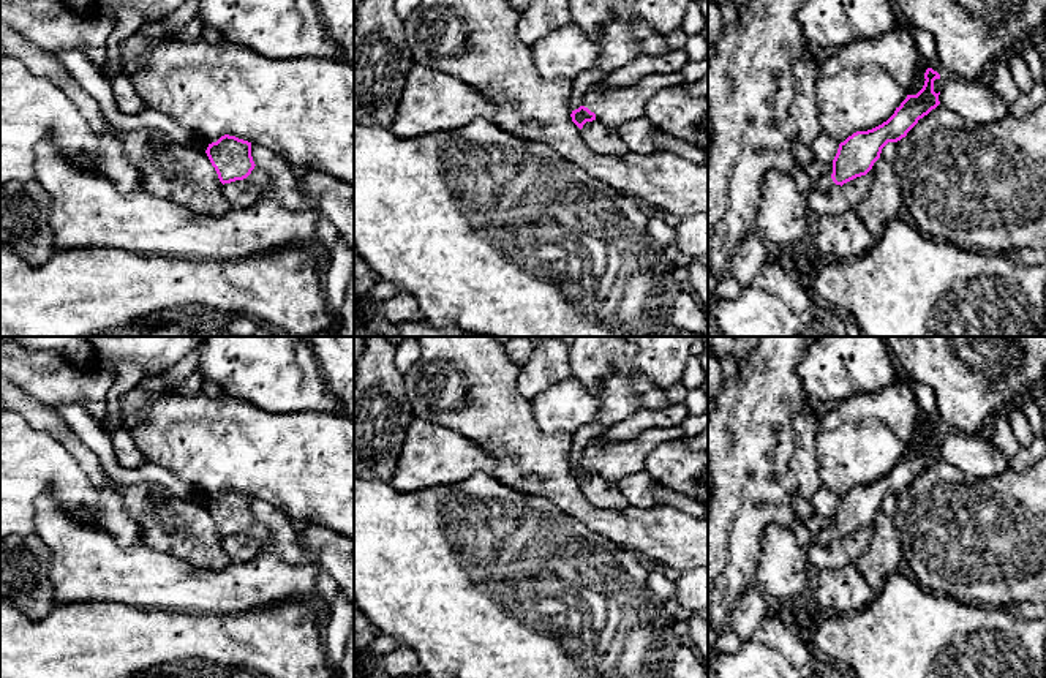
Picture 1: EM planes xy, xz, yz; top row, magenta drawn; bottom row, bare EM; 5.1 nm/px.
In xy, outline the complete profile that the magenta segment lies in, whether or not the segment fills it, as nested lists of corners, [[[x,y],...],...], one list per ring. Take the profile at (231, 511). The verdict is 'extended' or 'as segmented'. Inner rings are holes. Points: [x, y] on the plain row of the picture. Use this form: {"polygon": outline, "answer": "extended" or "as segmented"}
{"polygon": [[[224,488],[209,498],[205,507],[223,539],[245,533],[259,545],[259,550],[265,550],[269,528],[254,518],[251,496]]], "answer": "extended"}

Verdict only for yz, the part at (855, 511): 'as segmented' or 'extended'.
extended

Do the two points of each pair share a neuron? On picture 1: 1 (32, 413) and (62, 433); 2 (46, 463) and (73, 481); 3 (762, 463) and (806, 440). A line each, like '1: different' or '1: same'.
1: same
2: same
3: different

